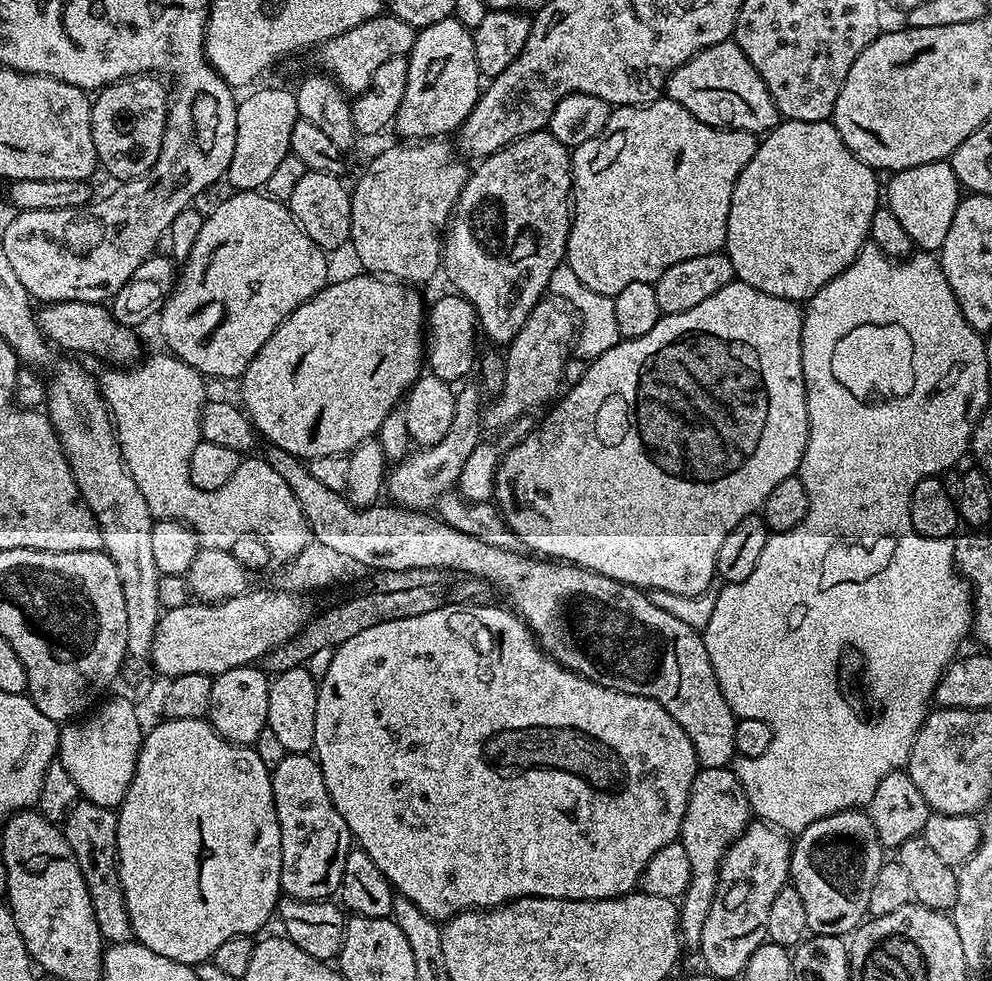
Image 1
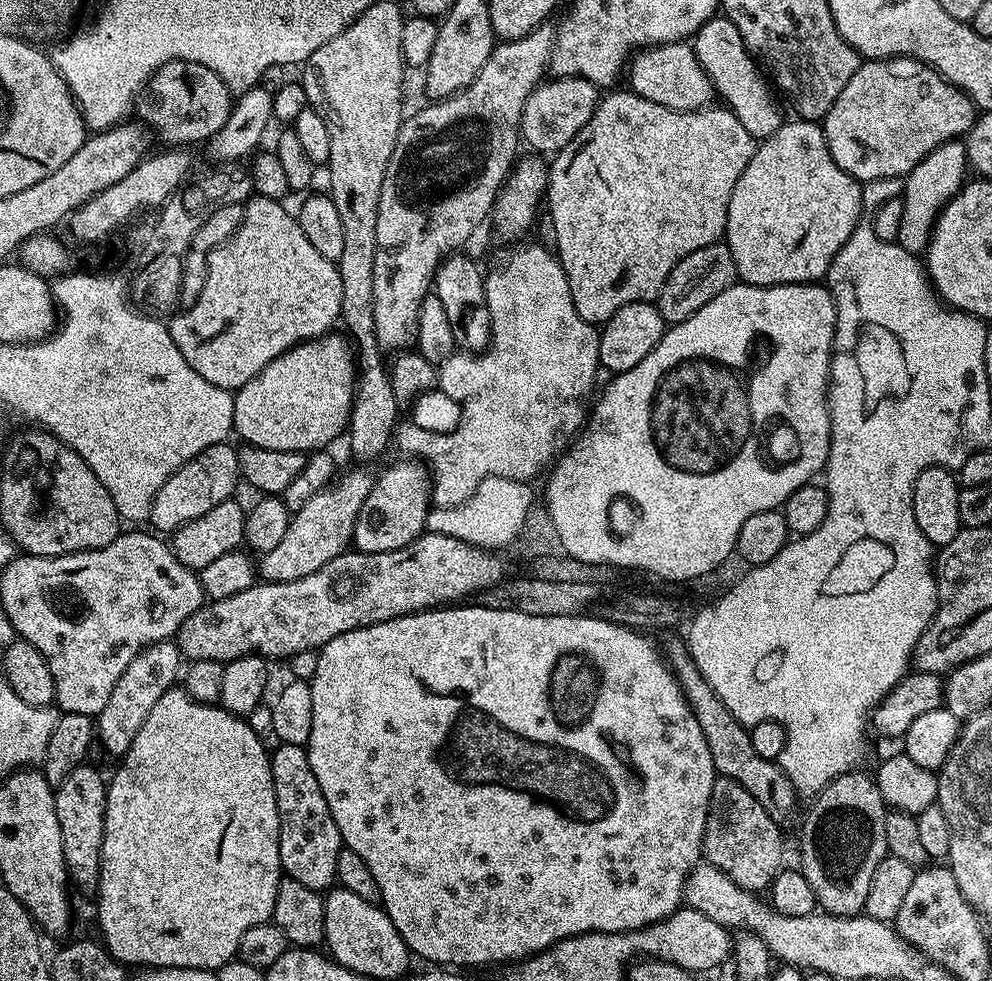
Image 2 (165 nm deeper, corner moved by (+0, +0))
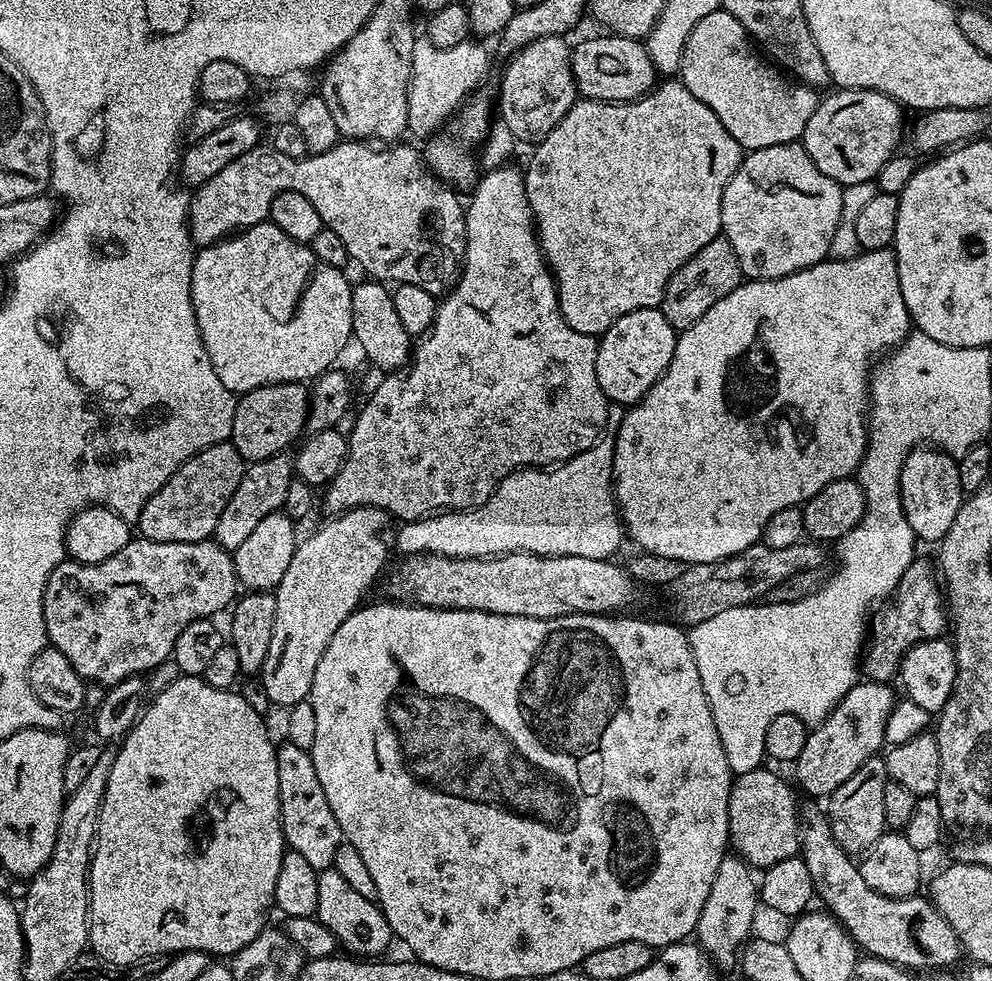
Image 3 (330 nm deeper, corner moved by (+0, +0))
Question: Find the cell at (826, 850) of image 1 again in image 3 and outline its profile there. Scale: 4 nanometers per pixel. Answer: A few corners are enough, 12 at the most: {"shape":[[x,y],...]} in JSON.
{"shape":[[872,756],[834,794],[826,815],[849,854],[886,831],[888,771]]}

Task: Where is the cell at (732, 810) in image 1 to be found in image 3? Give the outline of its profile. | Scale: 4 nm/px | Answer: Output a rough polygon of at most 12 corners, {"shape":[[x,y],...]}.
{"shape":[[768,768],[732,781],[728,838],[753,869],[800,851],[798,799]]}

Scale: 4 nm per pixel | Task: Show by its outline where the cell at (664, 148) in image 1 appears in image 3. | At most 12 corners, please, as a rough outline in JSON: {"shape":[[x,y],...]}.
{"shape":[[679,78],[523,169],[562,318],[659,308],[742,149]]}

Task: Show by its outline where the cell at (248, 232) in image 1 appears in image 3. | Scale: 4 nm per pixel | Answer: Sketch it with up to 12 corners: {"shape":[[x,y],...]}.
{"shape":[[271,222],[192,258],[196,335],[233,394],[315,381],[352,284]]}

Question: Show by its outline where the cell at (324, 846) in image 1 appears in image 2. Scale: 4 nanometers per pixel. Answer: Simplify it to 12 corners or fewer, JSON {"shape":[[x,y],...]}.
{"shape":[[307,747],[270,759],[283,875],[323,893],[342,841]]}

